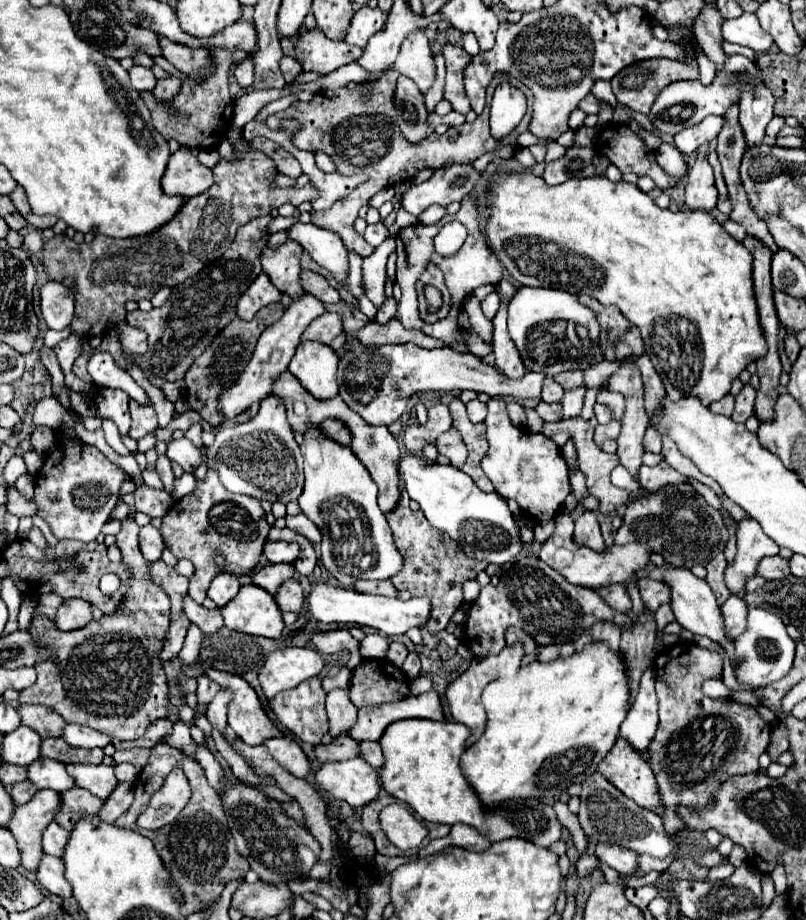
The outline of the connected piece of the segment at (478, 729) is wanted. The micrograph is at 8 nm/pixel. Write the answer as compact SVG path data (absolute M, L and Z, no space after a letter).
M513 644L513 646L505 646L497 656L487 656L483 660L475 658L471 662L471 668L461 674L455 682L451 682L445 690L445 700L447 700L447 708L449 708L449 716L451 720L455 722L461 722L465 724L469 730L471 730L471 738L467 740L469 744L475 742L481 732L485 730L485 722L487 722L487 716L485 716L485 710L483 710L483 704L481 704L481 692L483 688L491 682L491 680L497 680L497 678L507 678L507 676L513 676L517 670L519 670L519 662L523 658L523 648L521 644Z

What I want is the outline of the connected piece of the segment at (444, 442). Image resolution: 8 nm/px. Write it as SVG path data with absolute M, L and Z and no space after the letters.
M449 428L445 434L437 438L437 450L439 454L447 456L455 468L461 468L467 458L465 444L461 442L461 434L457 428Z

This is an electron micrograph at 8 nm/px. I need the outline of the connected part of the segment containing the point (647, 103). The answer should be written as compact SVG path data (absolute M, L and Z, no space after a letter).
M651 58L645 62L635 62L633 66L627 66L625 70L621 70L619 74L613 76L611 86L613 86L613 94L617 98L617 102L629 110L637 110L641 114L649 114L657 94L677 82L677 80L697 80L699 74L699 66L697 62L675 62L675 60L667 60L667 58Z

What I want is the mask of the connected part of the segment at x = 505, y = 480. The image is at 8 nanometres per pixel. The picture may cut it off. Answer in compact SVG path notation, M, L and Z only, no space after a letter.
M491 398L487 406L489 414L485 418L485 426L489 450L481 462L483 472L493 482L497 494L513 498L519 504L519 508L535 522L551 520L563 506L565 496L569 494L571 488L567 476L569 470L561 456L559 446L551 438L545 438L543 434L535 434L525 428L513 426L505 410L505 400Z

